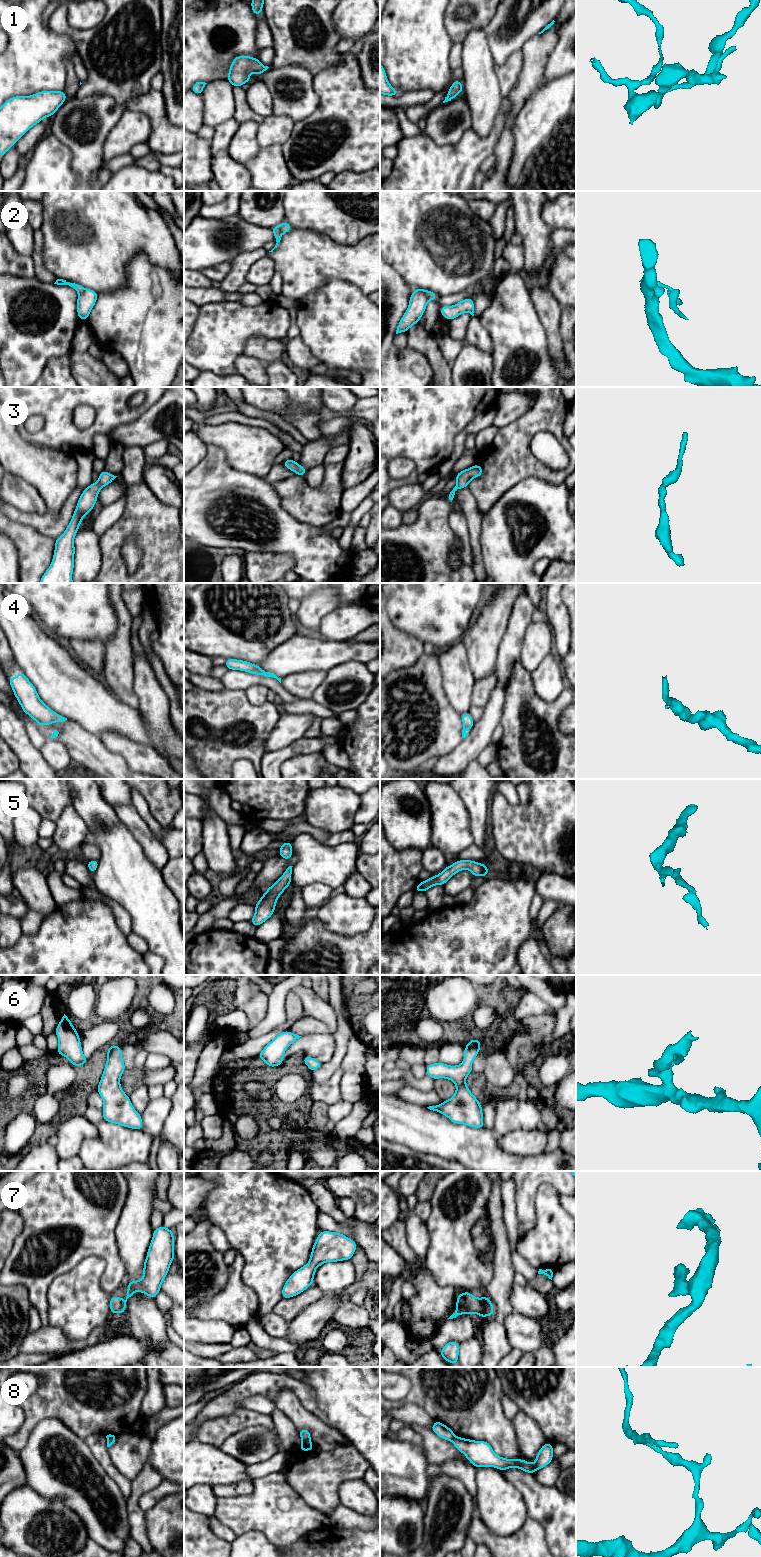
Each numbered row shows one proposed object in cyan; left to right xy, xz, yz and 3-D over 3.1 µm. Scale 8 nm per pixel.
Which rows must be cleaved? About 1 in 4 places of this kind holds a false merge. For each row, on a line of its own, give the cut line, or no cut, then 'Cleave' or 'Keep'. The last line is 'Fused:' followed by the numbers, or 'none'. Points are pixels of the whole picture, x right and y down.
1: No split. Keep
2: Split along yz (418, 288), (429, 299). Cleave
3: No split. Keep
4: No split. Keep
5: No split. Keep
6: No split. Keep
7: No split. Keep
8: Split along xz (309, 1439), (303, 1441). Cleave
Fused: 2, 8

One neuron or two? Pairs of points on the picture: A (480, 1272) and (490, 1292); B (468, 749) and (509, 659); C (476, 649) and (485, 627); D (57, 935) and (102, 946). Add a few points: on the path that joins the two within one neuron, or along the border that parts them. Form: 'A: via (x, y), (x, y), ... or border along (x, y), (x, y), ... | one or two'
A: border along (494, 1263), (494, 1276), (484, 1291) | two
B: via (484, 727), (491, 718), (502, 681) | one
C: via (481, 644), (485, 632) | one
D: via (68, 946), (91, 946) | one

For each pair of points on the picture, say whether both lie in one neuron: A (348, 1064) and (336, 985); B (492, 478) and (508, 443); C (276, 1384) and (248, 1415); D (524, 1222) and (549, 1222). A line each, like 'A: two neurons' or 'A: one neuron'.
A: two neurons
B: one neuron
C: two neurons
D: two neurons

